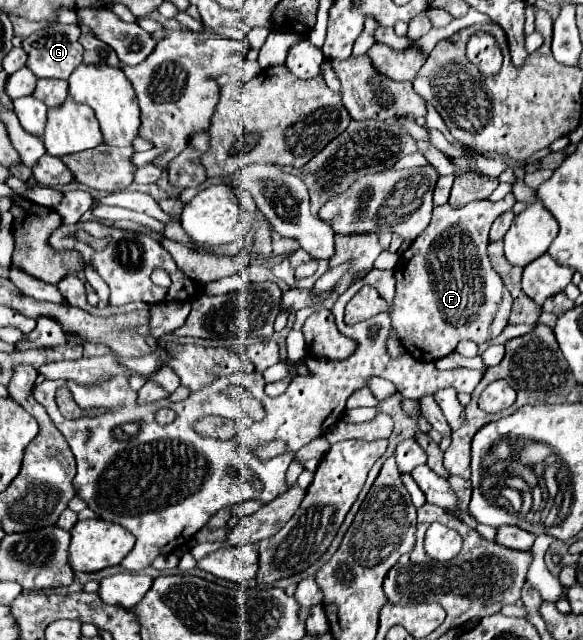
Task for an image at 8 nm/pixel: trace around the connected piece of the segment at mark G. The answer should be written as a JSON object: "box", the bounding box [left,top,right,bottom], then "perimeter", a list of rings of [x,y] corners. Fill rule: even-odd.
{"box":[22,24,82,80],"perimeter":[[[50,24],[48,28],[30,34],[24,38],[22,48],[28,54],[26,66],[38,76],[38,78],[60,78],[68,80],[68,76],[76,70],[76,66],[82,64],[82,46],[78,42],[80,26],[78,24]]]}

